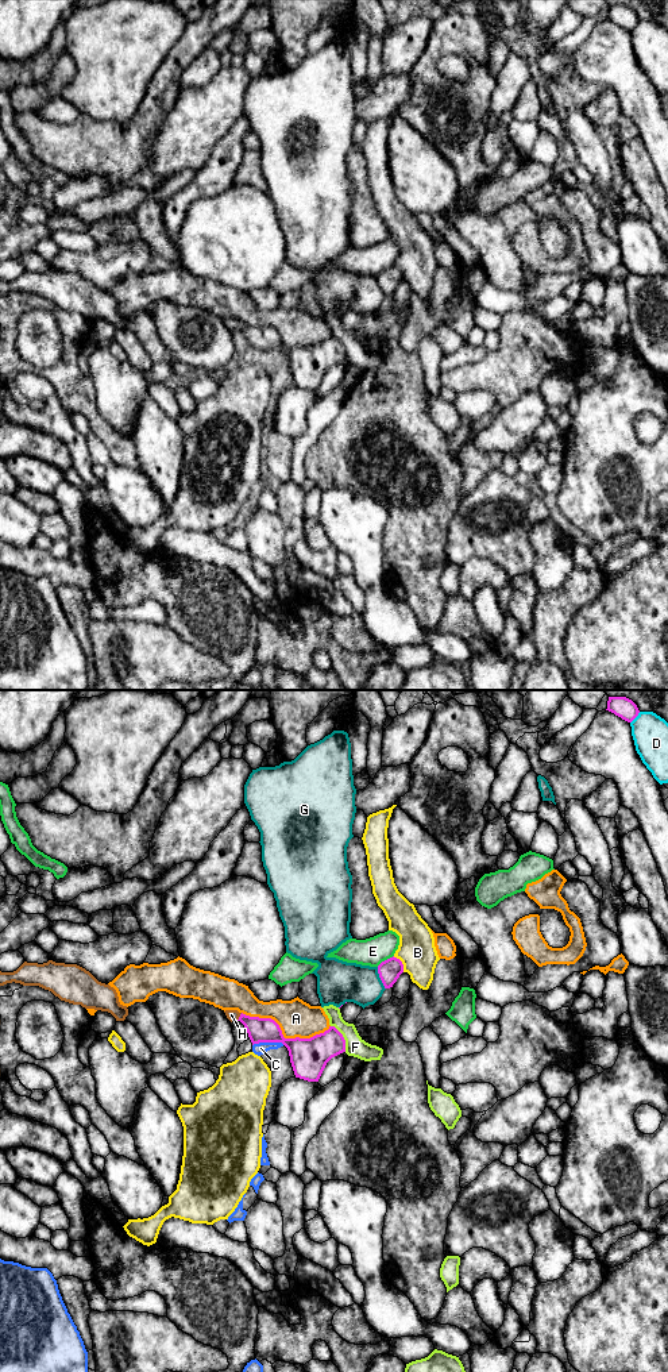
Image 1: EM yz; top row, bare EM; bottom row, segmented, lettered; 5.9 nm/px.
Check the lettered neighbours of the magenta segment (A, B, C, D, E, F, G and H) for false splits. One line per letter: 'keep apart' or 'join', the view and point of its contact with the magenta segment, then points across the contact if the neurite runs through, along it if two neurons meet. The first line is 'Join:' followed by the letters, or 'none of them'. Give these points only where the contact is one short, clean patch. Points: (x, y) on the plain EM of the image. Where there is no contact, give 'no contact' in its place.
Join: H
A: keep apart; meets magenta in yz at (282, 345)
B: keep apart; meets magenta in yz at (401, 272); border along yz (393, 265), (401, 270), (404, 280)
C: keep apart; meets magenta in yz at (267, 350)
D: keep apart; meets magenta in yz at (636, 24)
E: keep apart; meets magenta in yz at (385, 269)
F: keep apart; meets magenta in yz at (343, 346)
G: keep apart; meets magenta in yz at (379, 285)
H: join; meets magenta in yz at (239, 326); runs through yz (259, 338), (239, 326), (231, 323)

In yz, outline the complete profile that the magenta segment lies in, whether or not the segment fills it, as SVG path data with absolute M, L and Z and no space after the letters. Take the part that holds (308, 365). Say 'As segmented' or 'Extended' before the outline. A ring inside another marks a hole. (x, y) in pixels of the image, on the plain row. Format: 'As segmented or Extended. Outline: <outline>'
Extended. Outline: M238 319L224 321L231 331L240 329L244 334L252 354L282 351L289 359L296 386L308 390L318 390L327 371L345 361L345 348L335 335L310 347L285 347L279 334L271 327L250 325Z

